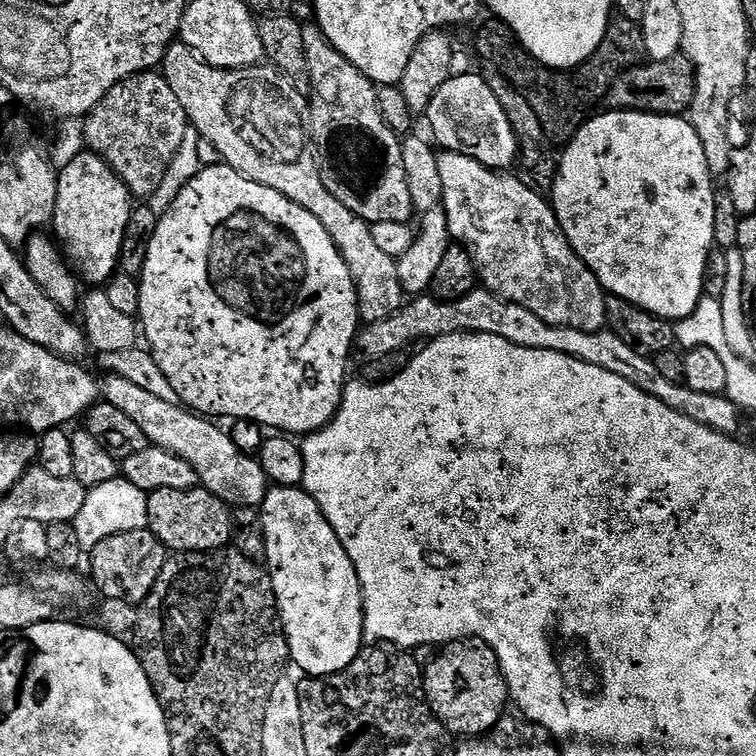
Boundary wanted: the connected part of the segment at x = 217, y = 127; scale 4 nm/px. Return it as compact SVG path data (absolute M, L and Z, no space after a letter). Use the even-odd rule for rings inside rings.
M173 42L166 50L162 74L166 82L170 82L170 90L174 90L178 102L182 102L182 110L186 110L189 125L199 132L200 138L210 142L222 154L223 163L262 186L270 186L270 190L278 190L278 194L290 198L290 202L302 206L302 210L310 210L310 214L314 214L314 218L326 226L326 234L330 234L334 246L338 246L346 266L350 266L350 278L354 278L360 303L360 319L365 325L385 320L404 307L406 294L398 282L397 259L377 247L370 224L358 218L358 214L346 210L346 206L342 206L342 202L338 202L338 198L326 190L315 155L310 151L309 97L299 92L286 74L264 62L252 64L248 68L215 68L179 42Z

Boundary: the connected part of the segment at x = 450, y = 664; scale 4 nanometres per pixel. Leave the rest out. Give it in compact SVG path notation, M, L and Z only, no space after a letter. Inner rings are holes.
M453 640L439 649L440 652L423 669L424 697L432 712L456 738L479 738L492 731L505 719L504 707L509 707L508 683L500 669L498 658L490 646L481 640Z

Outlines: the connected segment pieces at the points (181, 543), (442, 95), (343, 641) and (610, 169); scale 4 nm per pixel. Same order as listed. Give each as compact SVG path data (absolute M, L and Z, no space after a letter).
M202 486L186 490L154 490L148 493L148 529L169 553L217 552L234 540L233 509Z
M483 75L453 76L451 80L447 80L442 90L434 94L426 119L436 135L435 143L441 149L469 156L474 158L474 162L482 162L482 166L497 170L511 169L508 167L517 163L514 130Z
M269 487L268 493L265 494L264 501L260 503L258 511L260 513L261 528L264 531L266 571L270 579L272 579L272 589L276 595L276 605L280 611L280 621L284 627L284 636L288 639L288 654L291 663L293 665L297 664L304 671L303 675L308 678L329 676L346 670L346 666L350 666L350 662L354 662L354 658L358 658L361 648L365 647L366 644L364 639L364 595L362 594L362 586L358 582L358 570L354 570L354 562L350 562L350 554L346 554L342 542L338 542L338 534L334 534L334 526L330 526L330 522L326 522L318 502L314 502L312 495L304 491L303 487Z
M604 110L604 113L602 113L601 116L595 116L596 115L593 115L591 118L585 120L584 125L577 130L576 137L574 137L563 149L564 157L563 154L559 157L558 167L556 169L556 181L554 181L550 193L550 203L556 212L558 222L566 234L566 238L570 242L570 246L578 254L578 258L582 258L582 262L590 271L592 271L594 278L598 278L598 282L604 288L605 293L607 293L608 296L617 296L618 298L622 298L626 302L630 302L634 306L638 306L642 310L646 310L650 314L654 314L663 320L677 322L685 319L688 315L694 312L695 308L698 306L700 297L704 295L704 277L706 276L707 256L710 254L715 245L714 204L715 194L718 188L714 183L714 177L710 174L710 166L706 166L706 154L702 151L702 138L698 138L698 134L694 130L691 119L685 118L684 116L659 116L658 114L650 114L649 112L614 112L611 110Z

